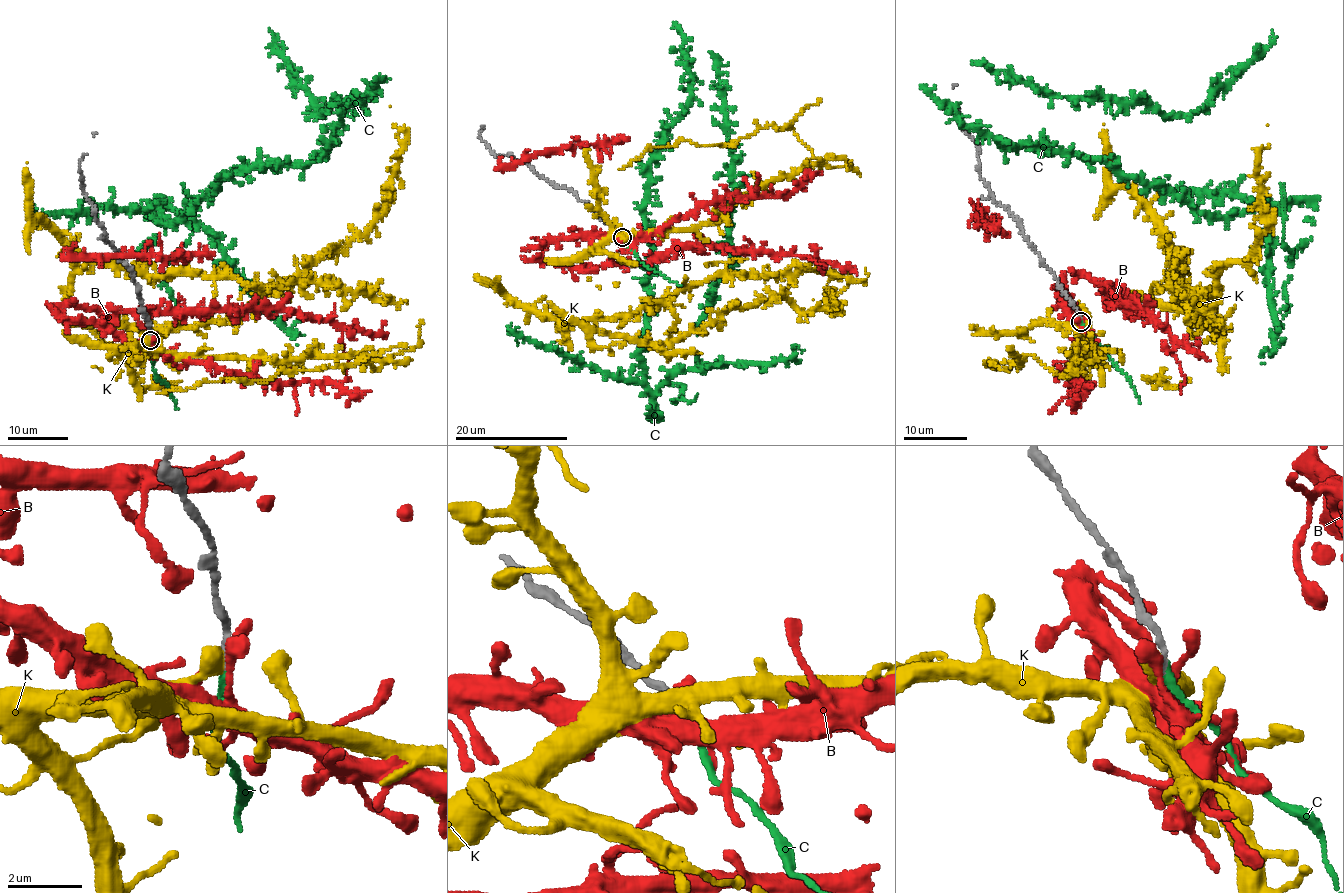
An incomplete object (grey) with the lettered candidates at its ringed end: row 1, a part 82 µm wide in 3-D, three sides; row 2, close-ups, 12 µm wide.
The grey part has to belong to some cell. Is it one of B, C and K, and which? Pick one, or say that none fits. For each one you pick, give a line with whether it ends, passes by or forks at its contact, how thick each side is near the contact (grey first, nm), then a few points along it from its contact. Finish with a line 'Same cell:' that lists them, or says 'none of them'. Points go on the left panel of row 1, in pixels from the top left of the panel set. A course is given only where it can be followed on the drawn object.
C: it ends | 160/190 nm
Same cell: C

